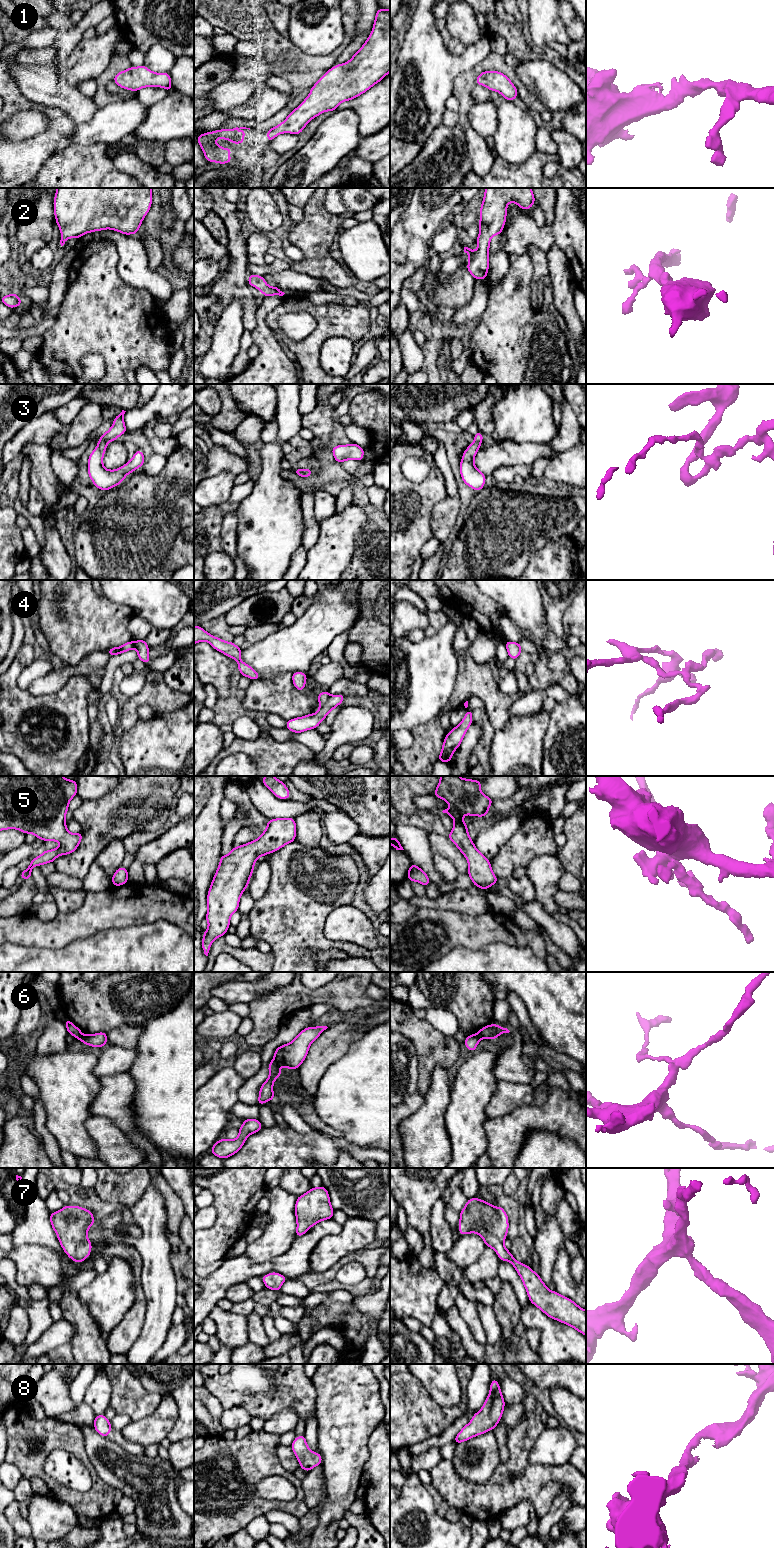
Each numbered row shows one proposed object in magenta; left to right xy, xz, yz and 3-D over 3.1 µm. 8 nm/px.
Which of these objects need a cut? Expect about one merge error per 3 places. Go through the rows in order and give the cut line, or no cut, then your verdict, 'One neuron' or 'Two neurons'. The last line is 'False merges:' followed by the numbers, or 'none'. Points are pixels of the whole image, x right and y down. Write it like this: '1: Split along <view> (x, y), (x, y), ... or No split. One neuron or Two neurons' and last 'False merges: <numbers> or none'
1: No split. One neuron
2: No split. One neuron
3: No split. One neuron
4: Split along xz (330, 696), (319, 708). Two neurons
5: No split. One neuron
6: Split along xz (273, 1059), (278, 1063). Two neurons
7: No split. One neuron
8: No split. One neuron
False merges: 4, 6

